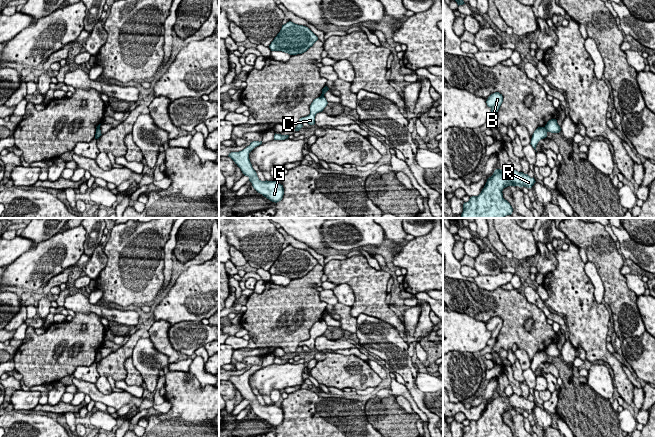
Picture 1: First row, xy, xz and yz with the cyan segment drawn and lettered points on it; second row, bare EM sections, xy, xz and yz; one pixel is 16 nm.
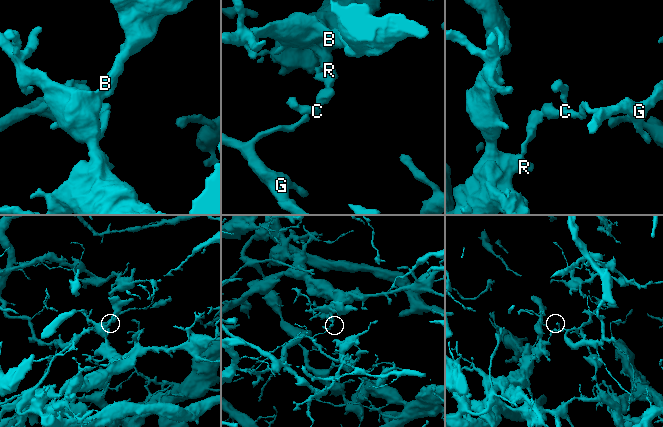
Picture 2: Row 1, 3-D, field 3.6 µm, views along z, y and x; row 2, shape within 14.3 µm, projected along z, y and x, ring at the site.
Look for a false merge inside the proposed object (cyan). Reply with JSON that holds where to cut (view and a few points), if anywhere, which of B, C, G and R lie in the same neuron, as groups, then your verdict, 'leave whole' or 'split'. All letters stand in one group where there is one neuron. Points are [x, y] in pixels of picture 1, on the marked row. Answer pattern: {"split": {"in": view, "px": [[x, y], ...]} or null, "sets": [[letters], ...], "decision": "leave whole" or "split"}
{"split": {"in": "yz", "px": [[544, 127], [547, 131]]}, "sets": [["B", "R"], ["C", "G"]], "decision": "split"}

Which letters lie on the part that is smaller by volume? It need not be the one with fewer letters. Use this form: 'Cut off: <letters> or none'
Cut off: C, G

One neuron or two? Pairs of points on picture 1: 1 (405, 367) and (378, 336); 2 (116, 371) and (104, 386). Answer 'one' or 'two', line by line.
1: one
2: two

